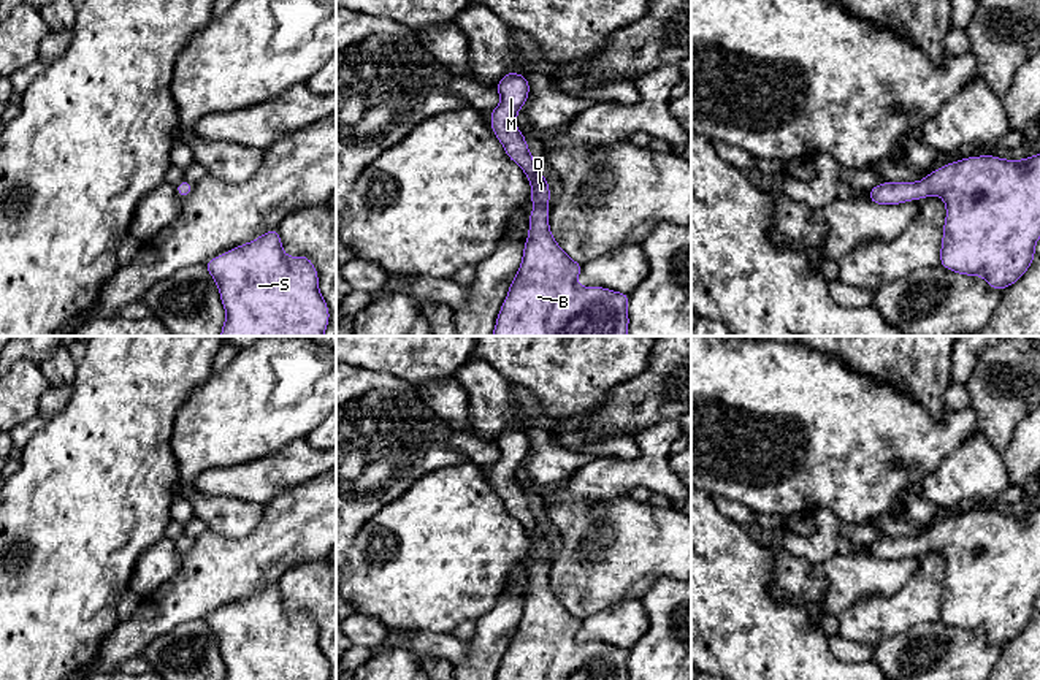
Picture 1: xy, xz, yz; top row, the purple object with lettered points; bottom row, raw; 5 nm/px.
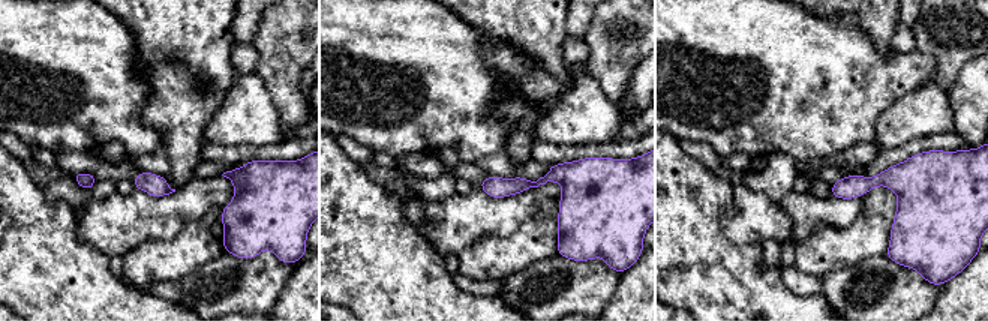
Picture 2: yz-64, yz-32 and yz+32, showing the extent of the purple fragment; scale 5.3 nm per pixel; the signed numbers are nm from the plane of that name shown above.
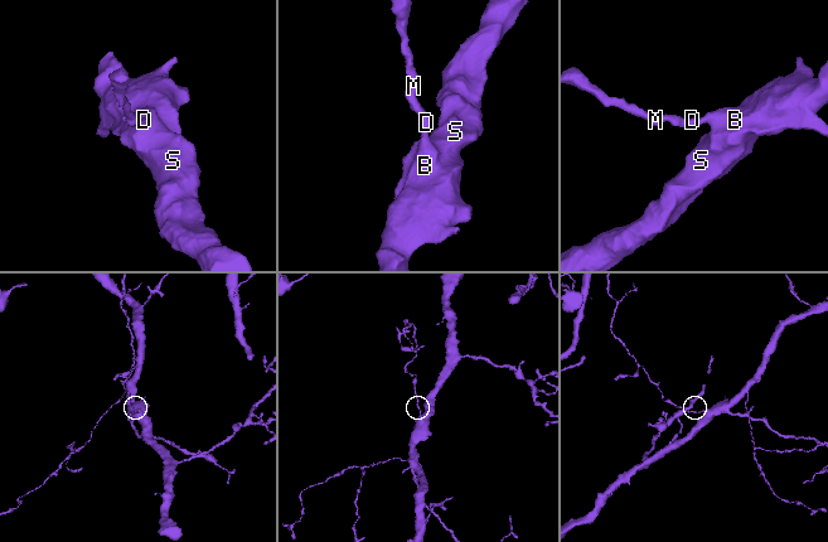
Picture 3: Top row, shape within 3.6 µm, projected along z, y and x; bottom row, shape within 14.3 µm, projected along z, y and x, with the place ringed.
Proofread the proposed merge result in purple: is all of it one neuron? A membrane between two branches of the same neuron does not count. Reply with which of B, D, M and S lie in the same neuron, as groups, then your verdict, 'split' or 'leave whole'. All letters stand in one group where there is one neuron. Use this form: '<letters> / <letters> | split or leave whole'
B D M S | leave whole

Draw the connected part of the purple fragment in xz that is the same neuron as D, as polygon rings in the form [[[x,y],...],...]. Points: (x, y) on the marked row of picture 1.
[[[506,73],[496,84],[501,103],[490,113],[491,130],[503,144],[507,157],[515,162],[531,182],[530,200],[534,211],[528,216],[530,233],[523,247],[523,258],[507,296],[499,309],[491,336],[628,336],[628,293],[604,287],[579,287],[582,265],[574,262],[553,239],[549,225],[550,187],[536,166],[515,117],[530,95],[526,76]]]

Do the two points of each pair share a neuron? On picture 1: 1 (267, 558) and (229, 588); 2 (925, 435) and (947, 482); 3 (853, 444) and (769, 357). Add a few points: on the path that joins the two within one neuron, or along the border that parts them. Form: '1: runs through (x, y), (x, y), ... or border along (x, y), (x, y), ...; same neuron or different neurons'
1: runs through (257, 560), (238, 579); same neuron
2: border along (966, 438), (923, 479), (920, 495); different neurons
3: runs through (831, 422), (788, 379); same neuron

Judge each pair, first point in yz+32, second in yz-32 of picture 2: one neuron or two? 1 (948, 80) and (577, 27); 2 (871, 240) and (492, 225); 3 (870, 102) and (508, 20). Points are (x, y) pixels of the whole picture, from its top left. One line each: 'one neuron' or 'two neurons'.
1: two neurons
2: two neurons
3: two neurons

